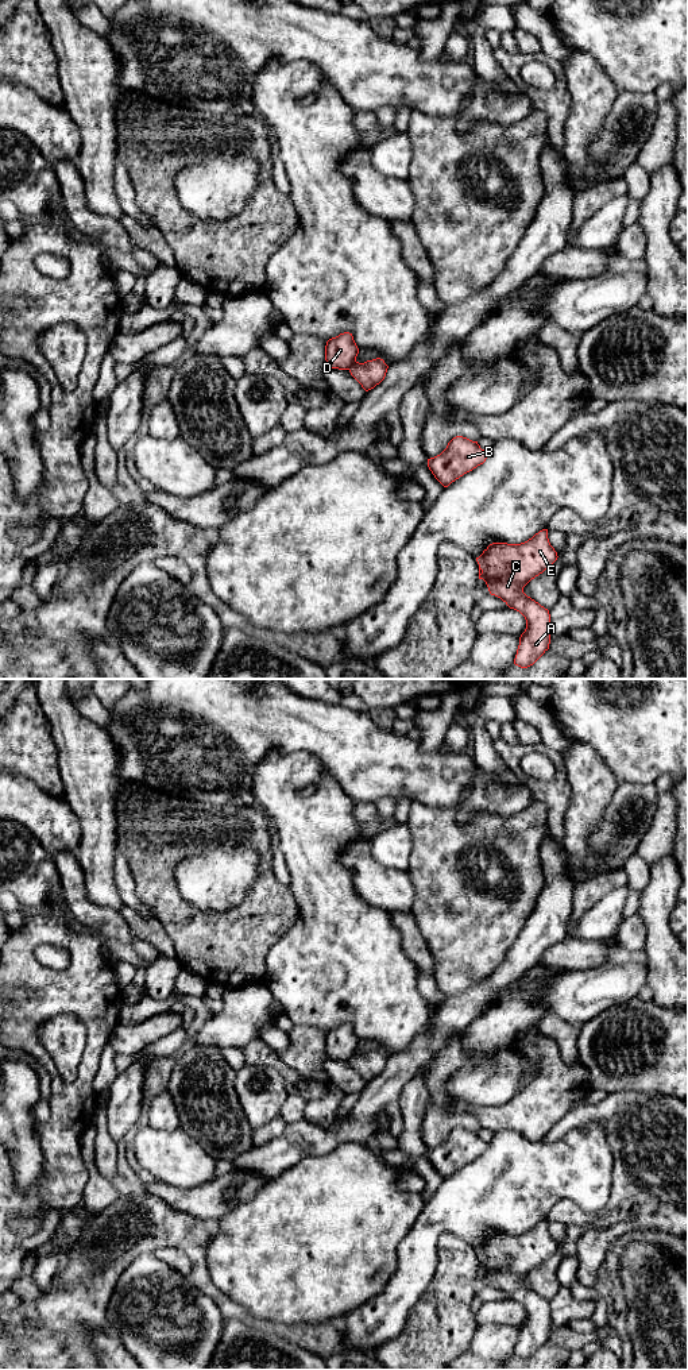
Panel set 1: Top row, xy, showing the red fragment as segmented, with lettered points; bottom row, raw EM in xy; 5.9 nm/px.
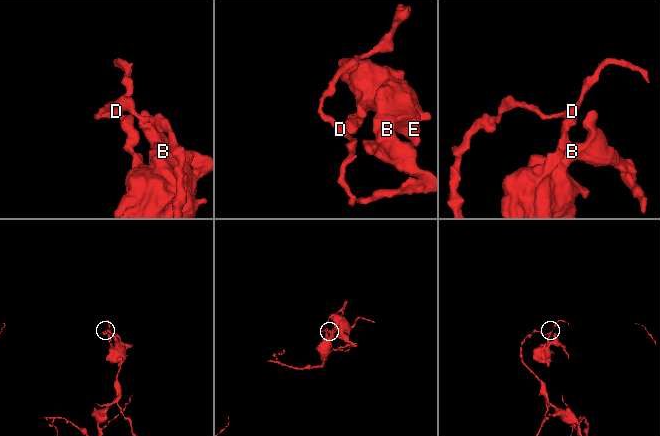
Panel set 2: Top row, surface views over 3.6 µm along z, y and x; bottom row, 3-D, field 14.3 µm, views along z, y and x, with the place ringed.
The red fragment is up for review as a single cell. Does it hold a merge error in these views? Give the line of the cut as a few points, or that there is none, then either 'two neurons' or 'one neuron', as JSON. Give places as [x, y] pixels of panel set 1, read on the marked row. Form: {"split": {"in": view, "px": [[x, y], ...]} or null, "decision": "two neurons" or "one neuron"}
{"split": {"in": "xy", "px": [[355, 361], [348, 369]]}, "decision": "two neurons"}

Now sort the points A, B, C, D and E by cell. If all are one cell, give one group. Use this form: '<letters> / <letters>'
A B C E / D

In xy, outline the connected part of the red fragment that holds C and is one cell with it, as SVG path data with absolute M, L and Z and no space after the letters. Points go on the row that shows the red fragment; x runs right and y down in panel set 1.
M548 529L521 544L492 543L476 557L479 579L486 582L490 594L526 620L514 659L514 664L521 668L533 665L549 649L552 630L549 610L527 597L523 587L557 557Z

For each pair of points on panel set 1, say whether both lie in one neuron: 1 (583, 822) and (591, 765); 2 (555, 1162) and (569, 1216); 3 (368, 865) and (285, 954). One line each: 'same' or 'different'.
1: same
2: different
3: different

